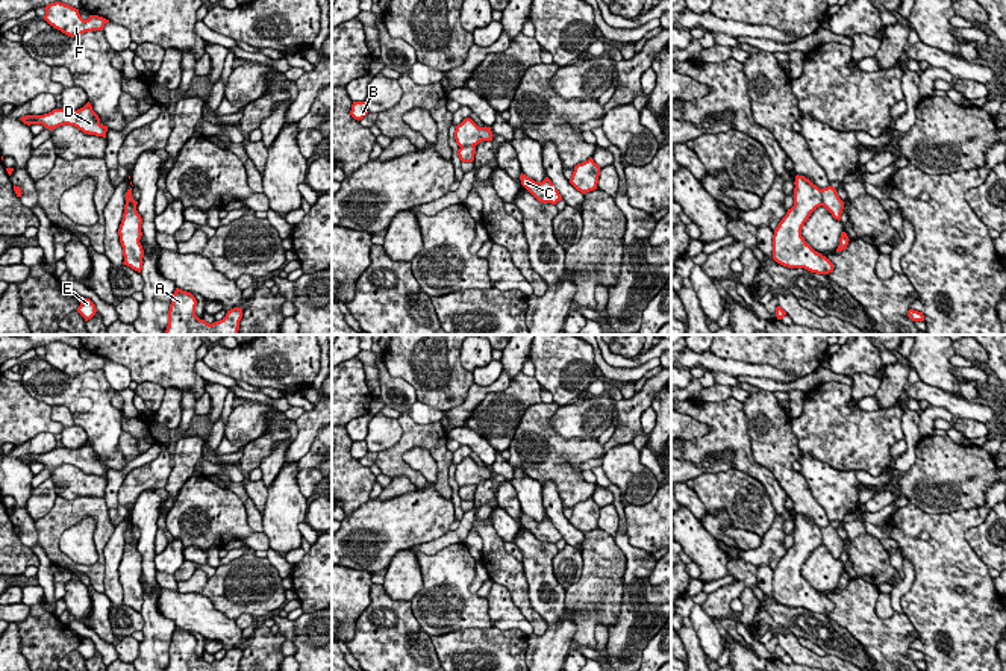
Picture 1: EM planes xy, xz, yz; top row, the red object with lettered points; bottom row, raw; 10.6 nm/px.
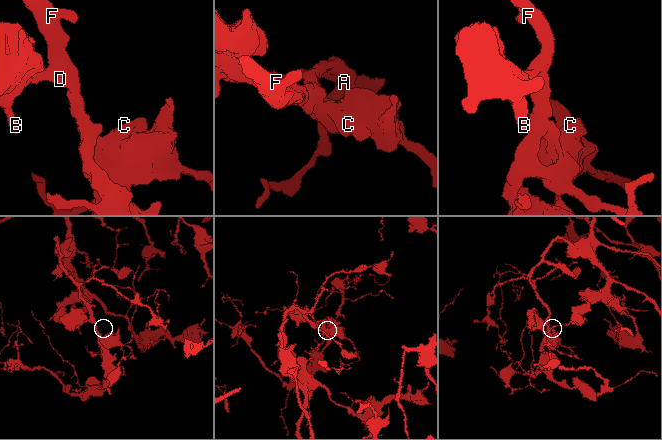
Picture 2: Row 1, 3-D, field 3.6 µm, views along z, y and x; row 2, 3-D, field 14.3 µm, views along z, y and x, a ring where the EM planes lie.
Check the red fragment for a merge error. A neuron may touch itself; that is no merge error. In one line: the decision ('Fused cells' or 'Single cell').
Single cell

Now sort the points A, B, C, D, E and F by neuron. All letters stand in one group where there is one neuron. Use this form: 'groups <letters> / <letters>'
groups A B C D E F

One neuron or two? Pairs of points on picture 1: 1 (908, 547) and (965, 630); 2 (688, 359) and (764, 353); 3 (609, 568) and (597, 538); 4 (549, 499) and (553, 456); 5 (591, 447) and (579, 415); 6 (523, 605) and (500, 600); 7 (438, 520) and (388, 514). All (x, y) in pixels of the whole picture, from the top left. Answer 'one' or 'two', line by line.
1: one
2: two
3: one
4: two
5: two
6: two
7: one

